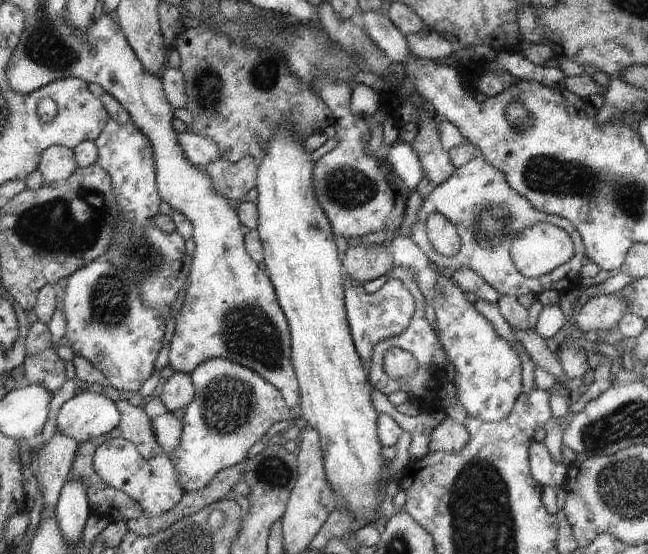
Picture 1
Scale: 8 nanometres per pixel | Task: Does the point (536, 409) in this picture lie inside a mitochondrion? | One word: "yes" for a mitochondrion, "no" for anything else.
no

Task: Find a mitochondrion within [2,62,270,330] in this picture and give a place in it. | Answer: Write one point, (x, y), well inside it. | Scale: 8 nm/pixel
(71, 223)

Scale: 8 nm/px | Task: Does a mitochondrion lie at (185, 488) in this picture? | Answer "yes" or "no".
no

